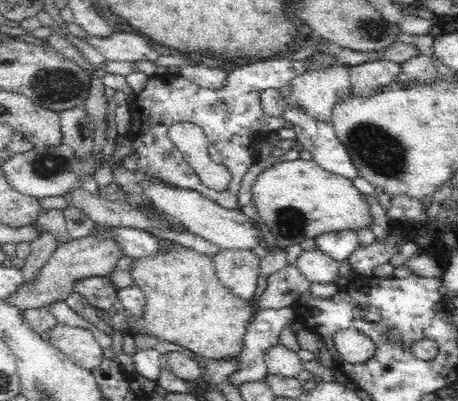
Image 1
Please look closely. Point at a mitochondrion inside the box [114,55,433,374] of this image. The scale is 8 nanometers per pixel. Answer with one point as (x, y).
(374, 146)

